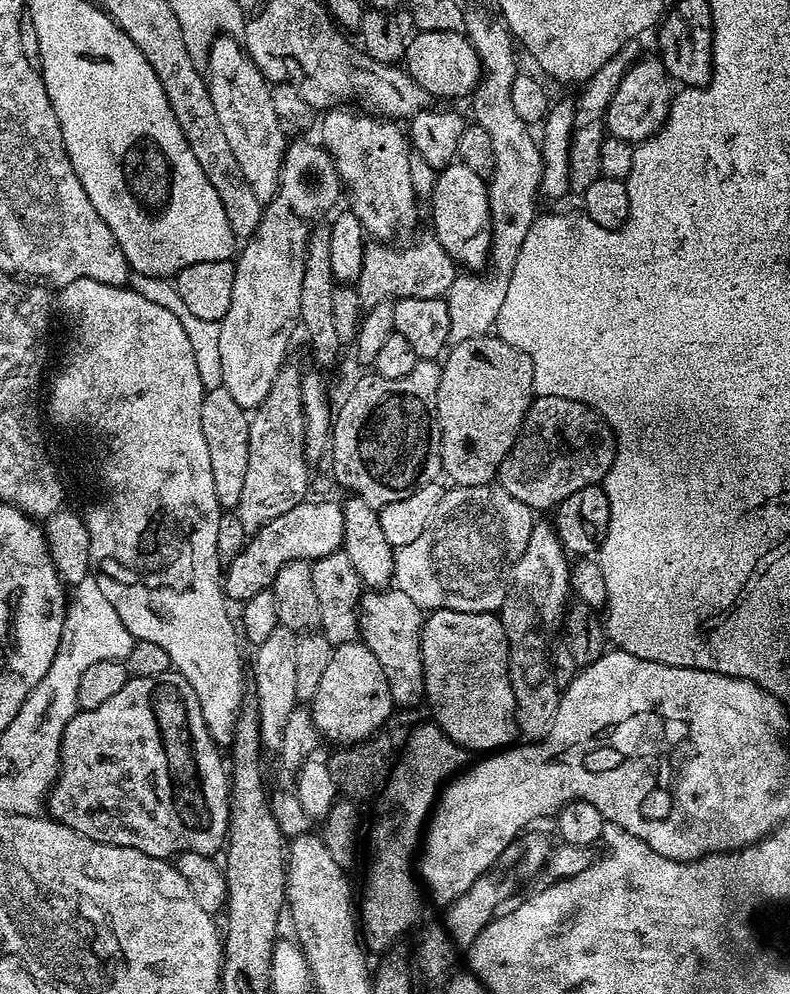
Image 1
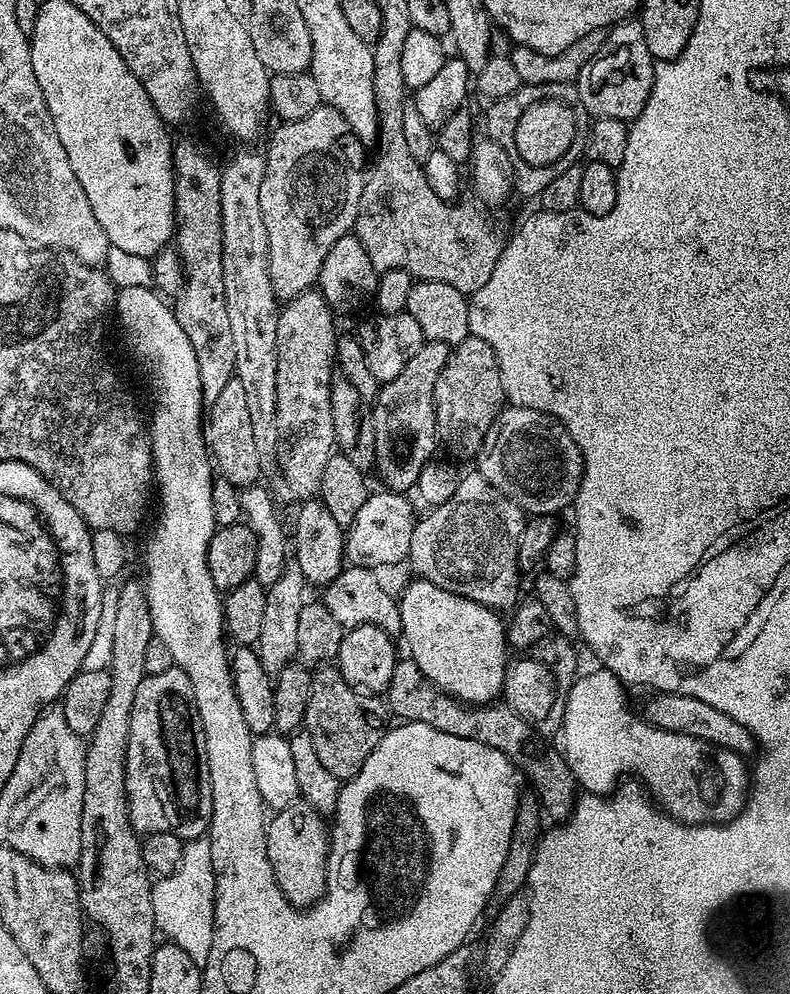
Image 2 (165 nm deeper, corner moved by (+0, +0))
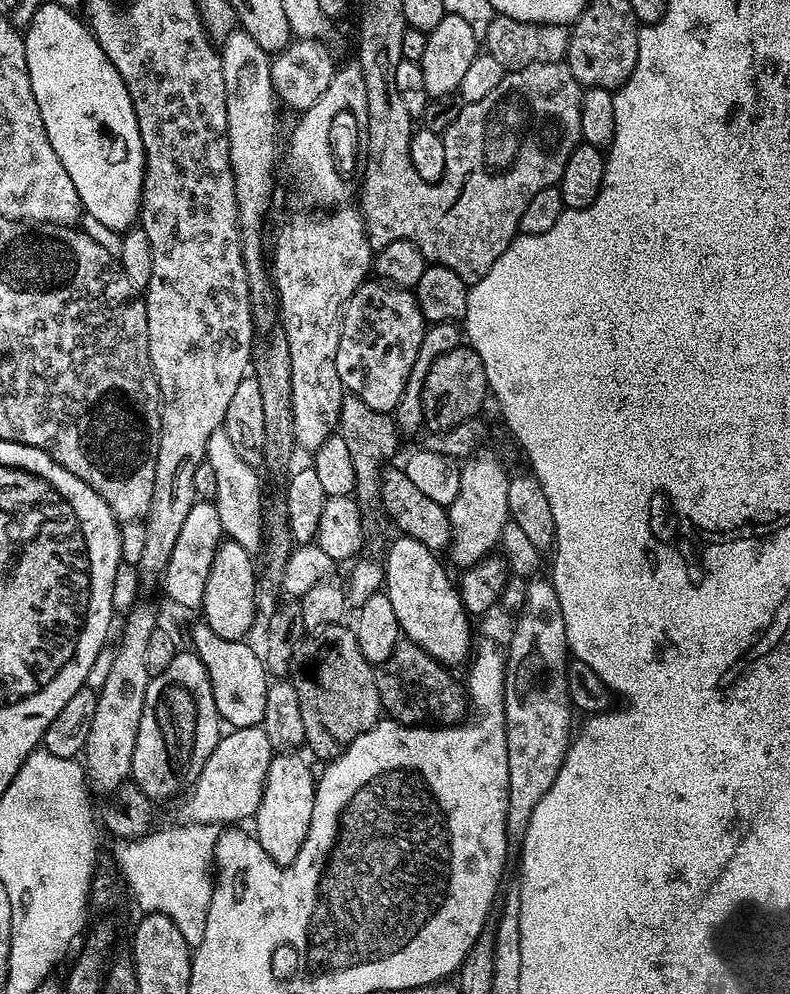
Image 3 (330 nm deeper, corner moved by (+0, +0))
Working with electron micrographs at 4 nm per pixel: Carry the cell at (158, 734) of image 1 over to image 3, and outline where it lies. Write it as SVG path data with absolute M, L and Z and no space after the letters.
M177 651L174 662L149 679L142 722L138 722L131 779L153 802L168 800L179 792L187 793L220 740L220 725L222 719L215 708L206 666L195 651Z

